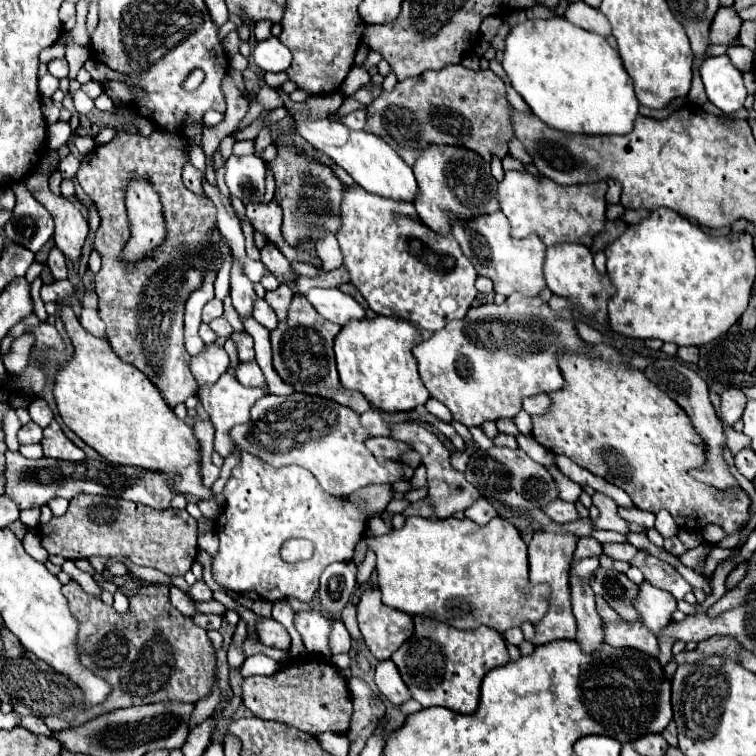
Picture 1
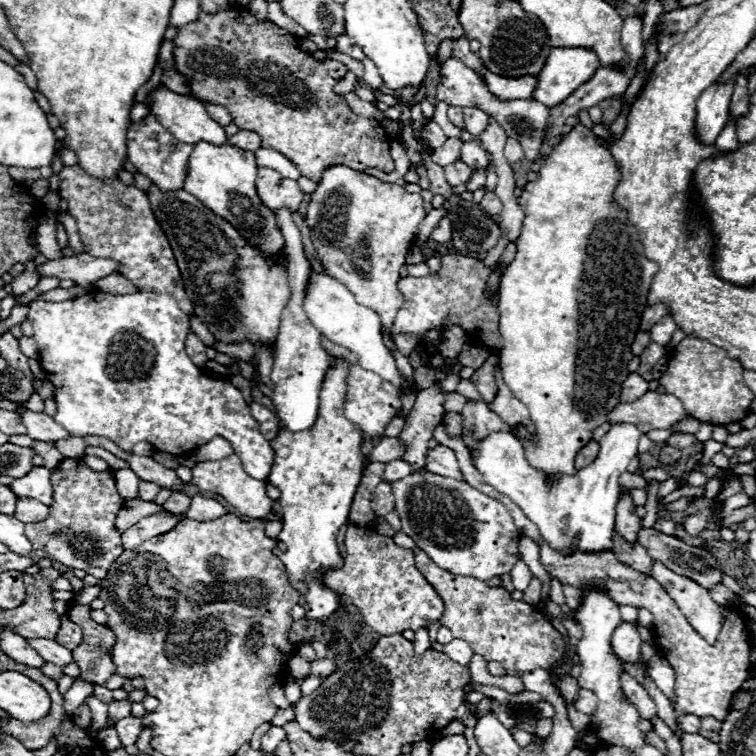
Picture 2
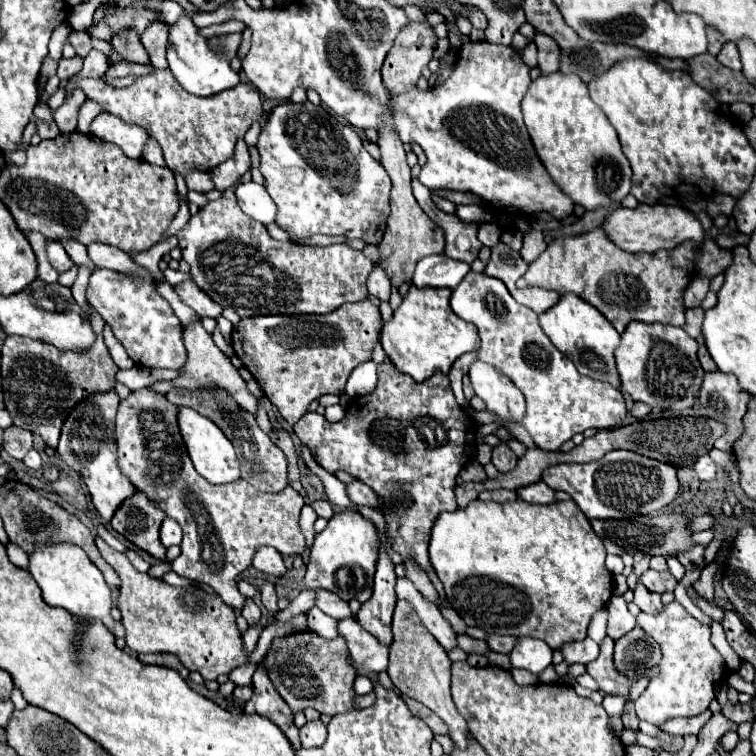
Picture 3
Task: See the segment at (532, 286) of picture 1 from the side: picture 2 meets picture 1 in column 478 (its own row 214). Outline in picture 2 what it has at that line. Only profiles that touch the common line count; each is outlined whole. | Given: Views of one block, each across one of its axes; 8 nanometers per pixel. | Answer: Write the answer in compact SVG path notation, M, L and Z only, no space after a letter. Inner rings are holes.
M198 142L194 144L194 152L190 154L188 160L188 178L184 190L196 196L214 214L230 222L240 234L244 234L246 240L250 240L250 246L262 250L262 254L266 254L276 264L280 264L282 260L286 260L288 264L288 256L284 254L286 242L276 226L276 216L268 206L262 204L262 200L258 200L256 170L258 164L252 152L238 150L236 146L230 144L214 146L208 142Z

